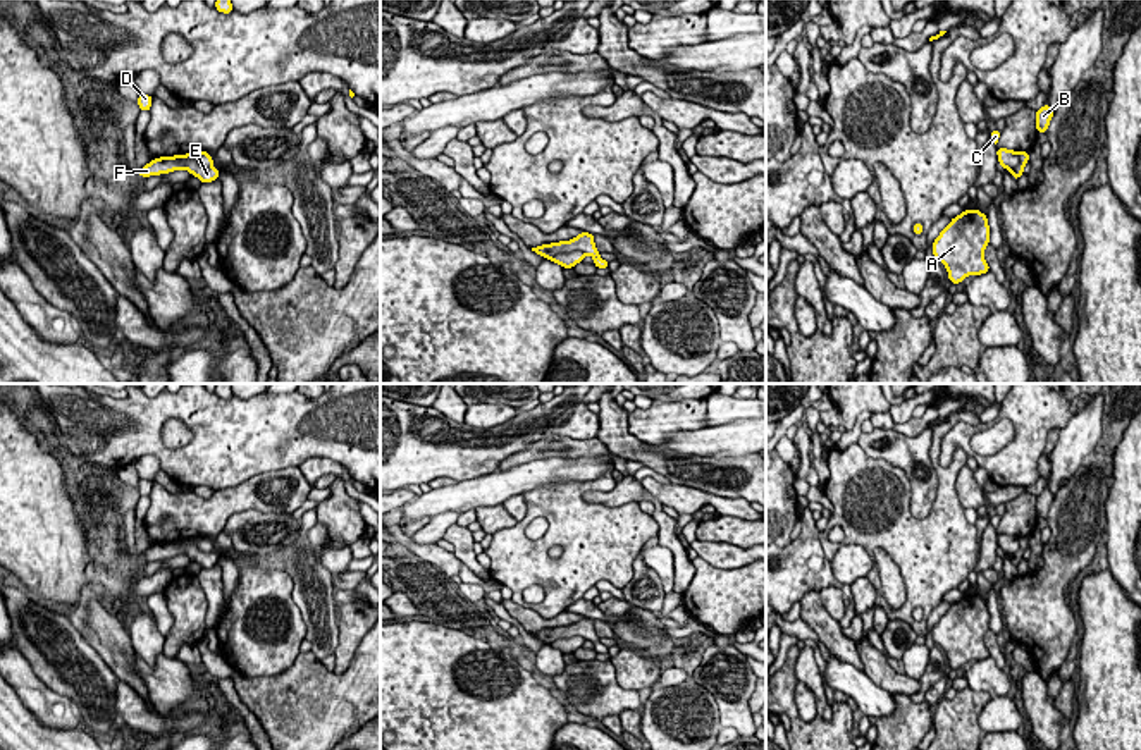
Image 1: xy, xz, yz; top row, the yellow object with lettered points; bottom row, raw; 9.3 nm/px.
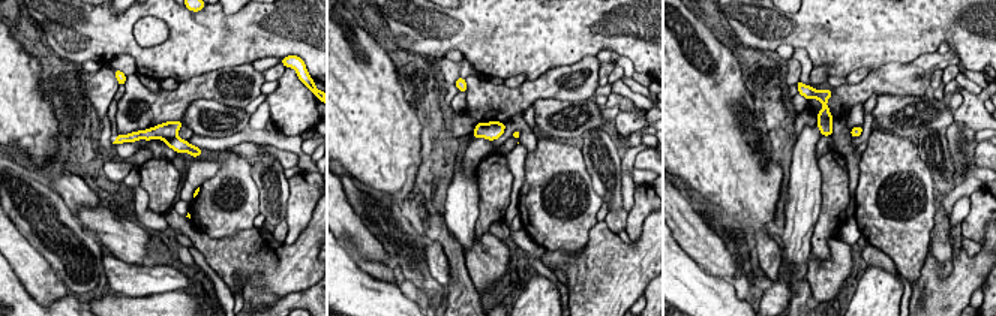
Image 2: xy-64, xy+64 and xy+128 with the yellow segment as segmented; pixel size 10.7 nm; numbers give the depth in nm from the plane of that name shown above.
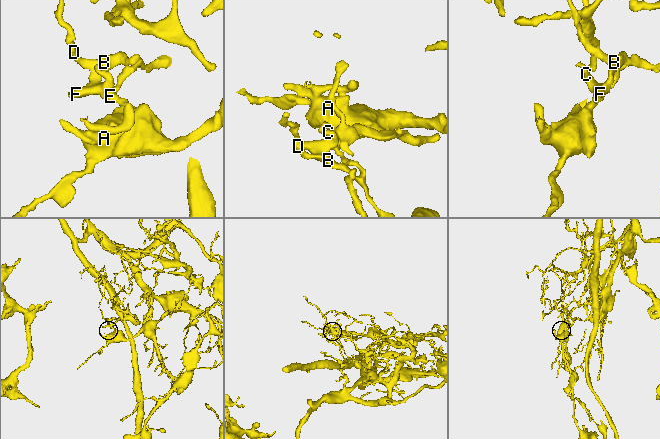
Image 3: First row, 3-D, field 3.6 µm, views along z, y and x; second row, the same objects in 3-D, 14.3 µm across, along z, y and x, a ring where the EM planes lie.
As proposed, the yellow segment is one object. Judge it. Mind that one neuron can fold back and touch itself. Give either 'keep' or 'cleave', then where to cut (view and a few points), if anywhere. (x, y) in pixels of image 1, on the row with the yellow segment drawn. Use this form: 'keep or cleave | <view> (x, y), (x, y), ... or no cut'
cleave | xz (585, 253), (560, 252), (549, 258)

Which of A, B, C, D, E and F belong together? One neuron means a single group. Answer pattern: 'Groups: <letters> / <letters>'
Groups: A E / B C D F

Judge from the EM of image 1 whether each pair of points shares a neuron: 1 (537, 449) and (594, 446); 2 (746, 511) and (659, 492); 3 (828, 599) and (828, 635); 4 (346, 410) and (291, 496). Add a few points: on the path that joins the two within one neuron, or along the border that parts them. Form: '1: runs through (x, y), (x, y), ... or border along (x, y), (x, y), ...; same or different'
1: runs through (551, 453), (570, 453), (580, 448); same
2: runs through (725, 506), (713, 499), (680, 497); same
3: border along (818, 592), (823, 608), (838, 623); different
4: border along (298, 465), (267, 470), (259, 475); different

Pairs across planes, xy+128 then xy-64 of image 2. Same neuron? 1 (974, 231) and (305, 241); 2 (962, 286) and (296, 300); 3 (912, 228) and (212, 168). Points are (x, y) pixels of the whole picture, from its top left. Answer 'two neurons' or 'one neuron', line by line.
1: two neurons
2: two neurons
3: two neurons

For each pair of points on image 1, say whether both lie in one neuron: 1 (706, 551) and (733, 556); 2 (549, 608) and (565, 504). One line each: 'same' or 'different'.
1: same
2: same

